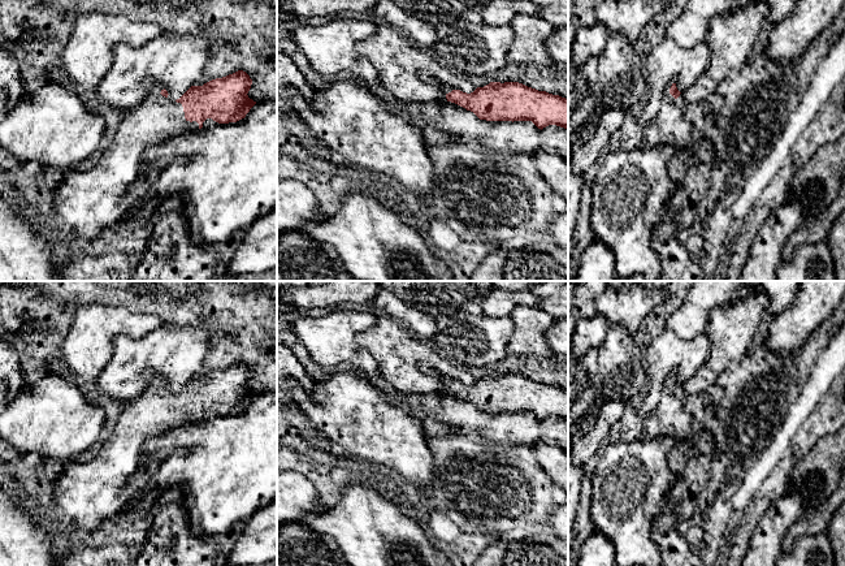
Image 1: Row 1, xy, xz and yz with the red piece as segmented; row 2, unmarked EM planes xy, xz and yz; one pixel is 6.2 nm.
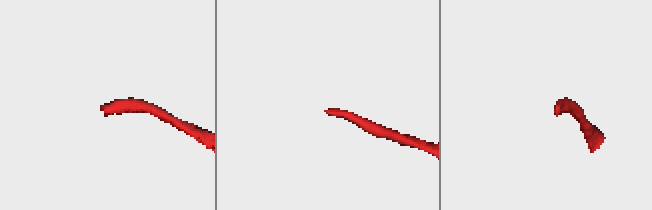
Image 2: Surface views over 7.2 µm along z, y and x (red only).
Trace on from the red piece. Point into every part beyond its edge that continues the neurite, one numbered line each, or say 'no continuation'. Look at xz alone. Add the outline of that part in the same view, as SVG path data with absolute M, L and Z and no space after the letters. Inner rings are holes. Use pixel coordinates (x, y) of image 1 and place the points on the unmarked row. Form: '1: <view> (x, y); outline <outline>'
1: xz (445, 380); outline M420 364L420 368L426 372L428 375L430 376L434 376L436 379L438 379L443 385L448 385L451 384L452 381L443 376L443 375L438 375L434 370L429 368L426 364Z

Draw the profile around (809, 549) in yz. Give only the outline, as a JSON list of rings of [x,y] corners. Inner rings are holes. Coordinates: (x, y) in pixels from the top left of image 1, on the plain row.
[[[827,532],[801,536],[789,553],[780,556],[776,566],[835,566]]]

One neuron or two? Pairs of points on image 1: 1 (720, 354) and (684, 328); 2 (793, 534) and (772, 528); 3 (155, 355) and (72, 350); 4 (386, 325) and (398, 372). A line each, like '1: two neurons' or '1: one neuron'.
1: two neurons
2: two neurons
3: two neurons
4: one neuron

